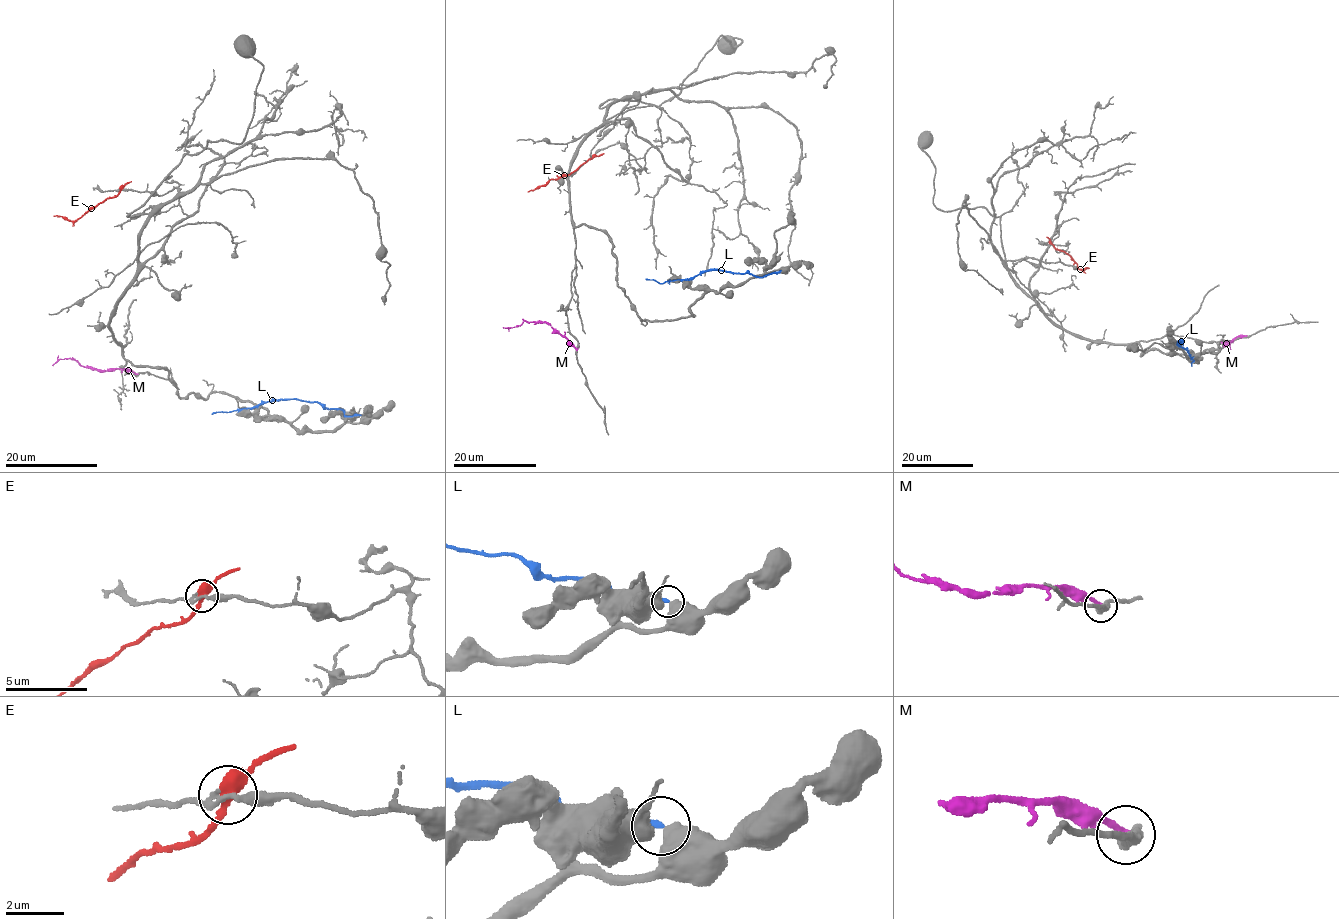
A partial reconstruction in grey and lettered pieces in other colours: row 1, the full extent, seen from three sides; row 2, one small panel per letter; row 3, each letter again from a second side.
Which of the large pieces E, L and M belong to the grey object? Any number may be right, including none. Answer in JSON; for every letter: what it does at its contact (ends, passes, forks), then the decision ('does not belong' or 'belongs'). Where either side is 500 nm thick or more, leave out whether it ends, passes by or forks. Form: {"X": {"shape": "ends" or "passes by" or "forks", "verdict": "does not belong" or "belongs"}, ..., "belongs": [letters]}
{"E": {"shape": "passes by", "verdict": "does not belong"}, "L": {"verdict": "does not belong"}, "M": {"shape": "ends", "verdict": "does not belong"}, "belongs": []}

